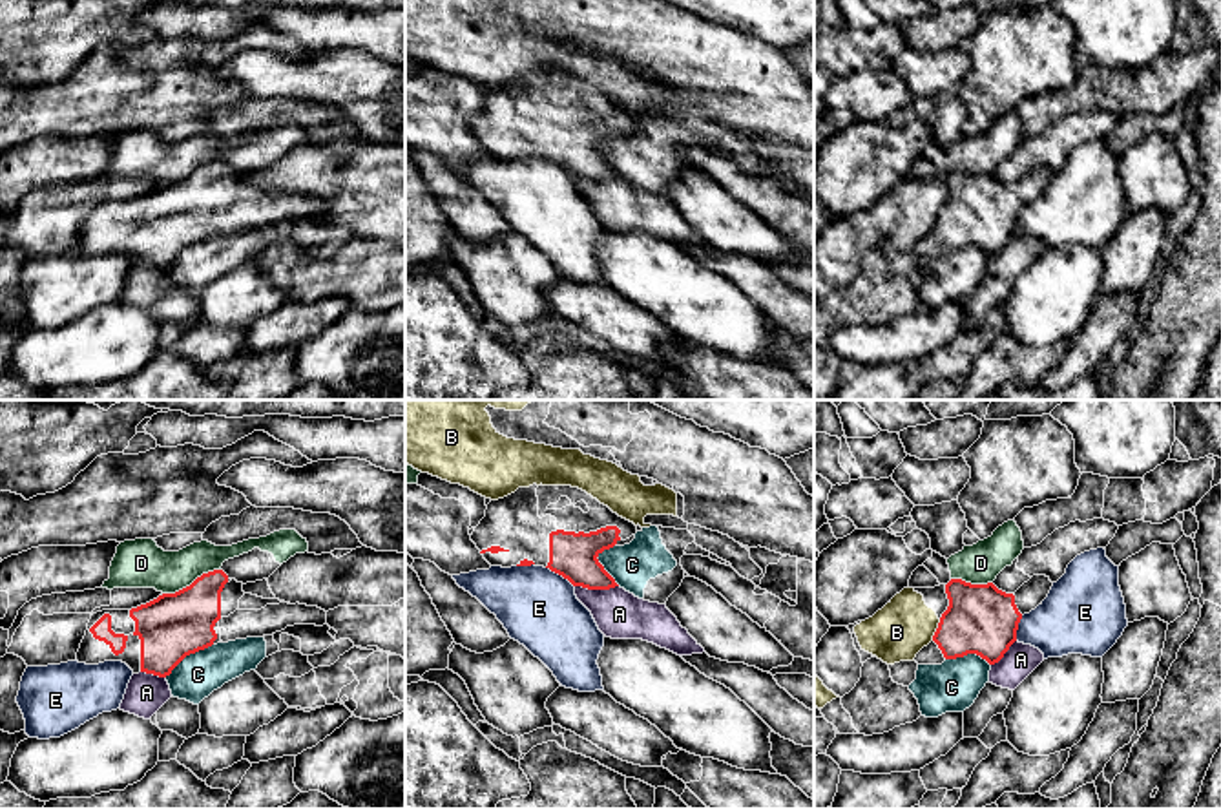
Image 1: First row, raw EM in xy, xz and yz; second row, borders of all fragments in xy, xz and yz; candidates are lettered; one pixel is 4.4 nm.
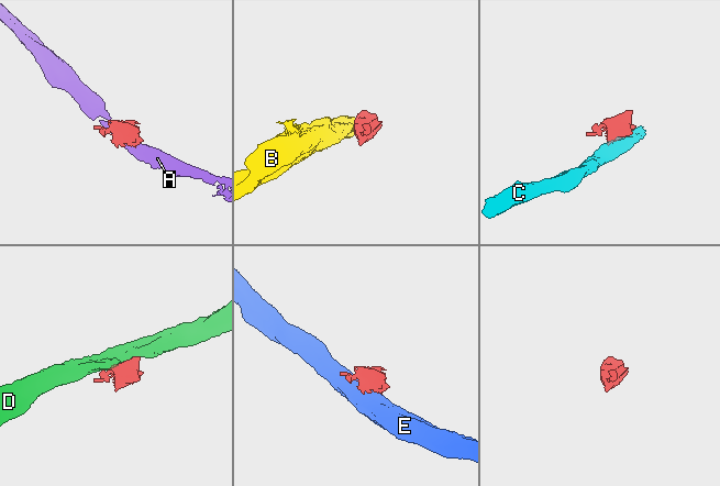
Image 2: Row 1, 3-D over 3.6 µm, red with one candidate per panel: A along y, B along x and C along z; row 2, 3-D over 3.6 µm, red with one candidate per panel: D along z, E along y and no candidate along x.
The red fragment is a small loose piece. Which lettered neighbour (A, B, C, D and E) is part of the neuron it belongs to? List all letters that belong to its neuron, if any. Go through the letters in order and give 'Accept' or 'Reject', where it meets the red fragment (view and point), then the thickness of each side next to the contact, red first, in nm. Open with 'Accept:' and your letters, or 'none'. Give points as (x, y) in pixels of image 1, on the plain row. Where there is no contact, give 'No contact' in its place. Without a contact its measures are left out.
Accept: none
A: Reject. Touches red at xz (597, 179). Thickness 200 nm (red) against 220 nm
B: Reject. Touches red at yz (937, 221). Thickness 300 nm (red) against 260 nm
C: Reject. Touches red at xy (188, 245). Thickness 280 nm (red) against 190 nm
D: Reject. Touches red at xy (192, 174). Thickness 280 nm (red) against 220 nm
E: Reject. Touches red at xz (561, 165). Thickness 200 nm (red) against 340 nm

